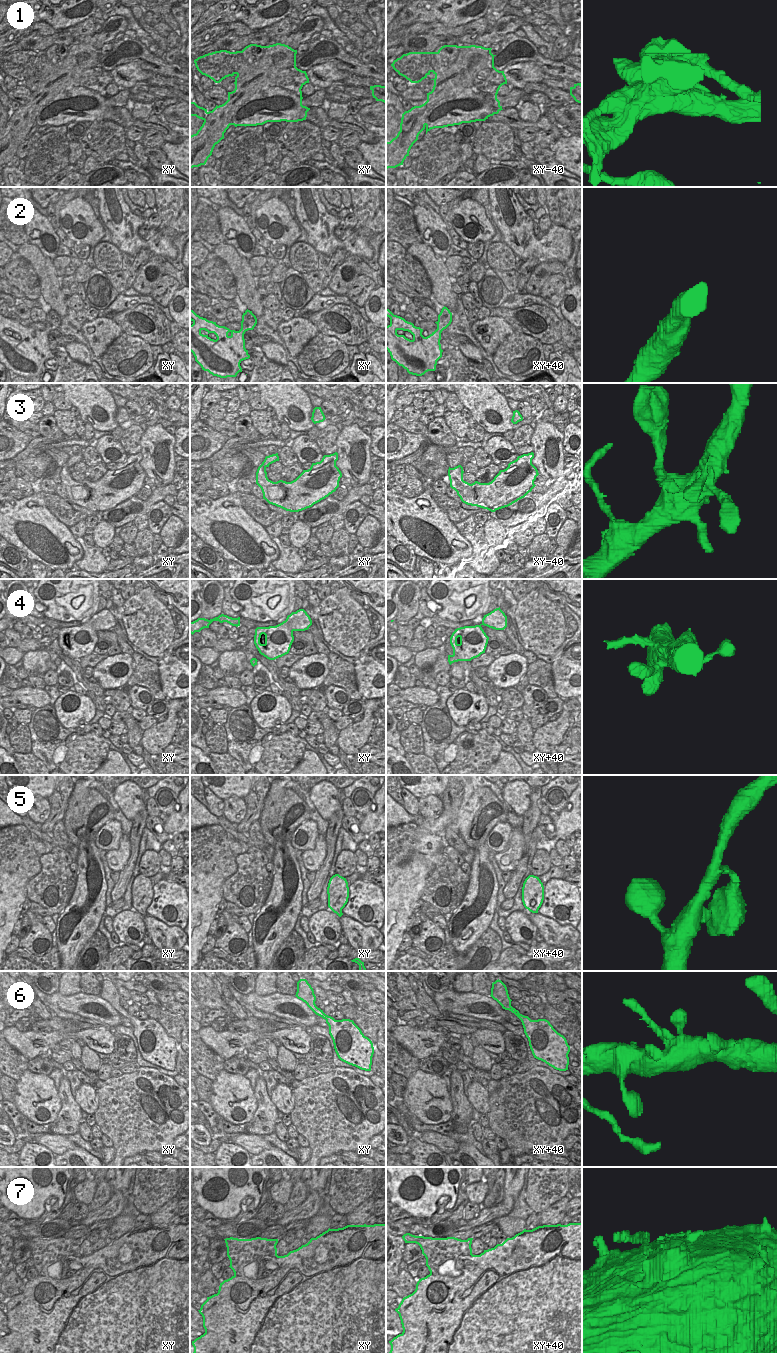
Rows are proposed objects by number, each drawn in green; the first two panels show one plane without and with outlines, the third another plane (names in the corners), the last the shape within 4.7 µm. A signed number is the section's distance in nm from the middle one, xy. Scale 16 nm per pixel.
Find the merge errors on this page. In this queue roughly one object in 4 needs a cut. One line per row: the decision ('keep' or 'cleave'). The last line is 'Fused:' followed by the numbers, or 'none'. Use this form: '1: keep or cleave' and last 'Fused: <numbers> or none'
1: cleave
2: keep
3: keep
4: keep
5: keep
6: keep
7: cleave
Fused: 1, 7

